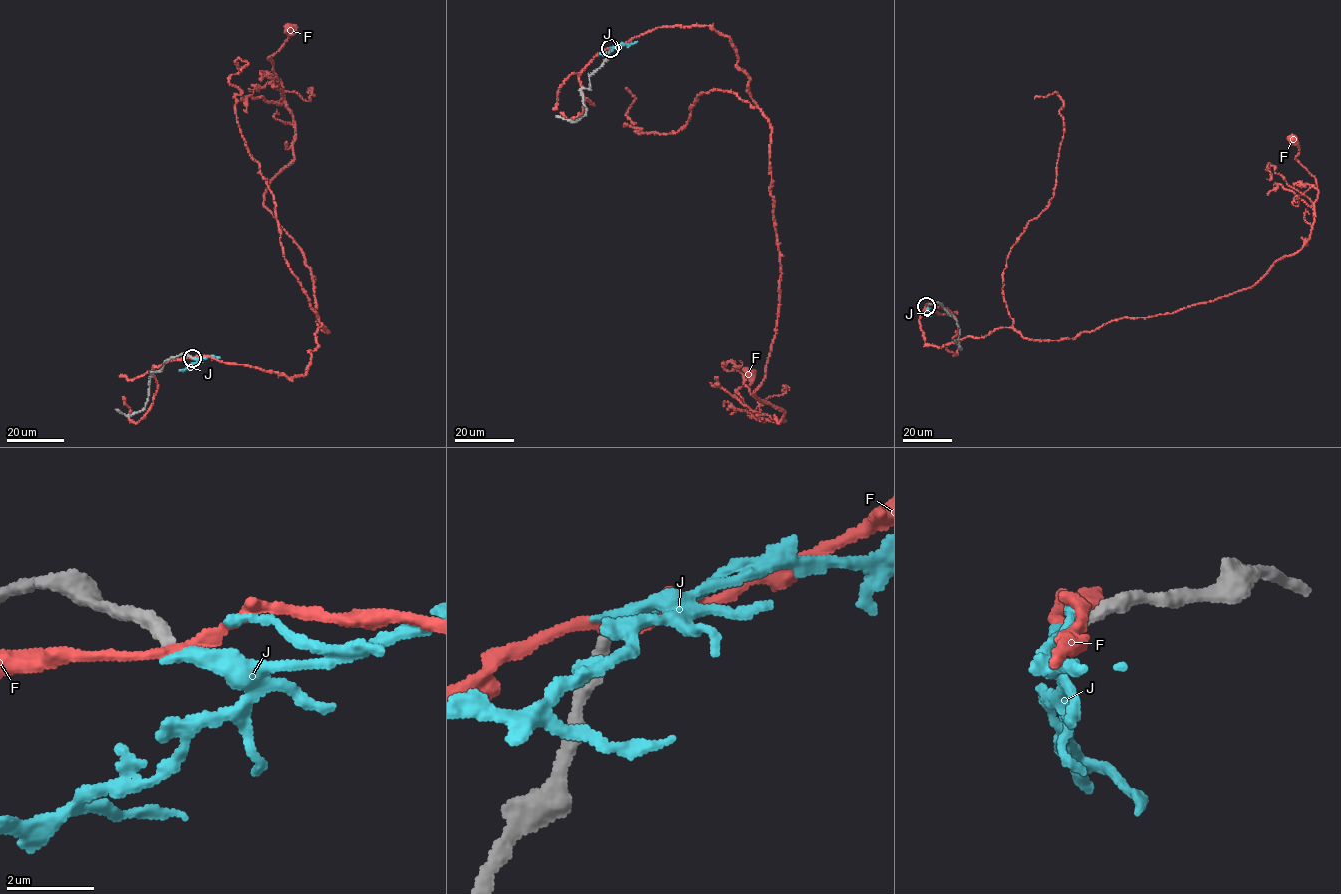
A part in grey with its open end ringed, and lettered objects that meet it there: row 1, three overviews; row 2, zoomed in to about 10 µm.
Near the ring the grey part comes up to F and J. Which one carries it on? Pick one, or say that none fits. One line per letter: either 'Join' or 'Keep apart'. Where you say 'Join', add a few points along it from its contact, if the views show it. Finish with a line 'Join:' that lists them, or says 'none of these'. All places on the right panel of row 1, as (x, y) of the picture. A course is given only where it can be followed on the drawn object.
F: Keep apart
J: Keep apart
Join: none of these

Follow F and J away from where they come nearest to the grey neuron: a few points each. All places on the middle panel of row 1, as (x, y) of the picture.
F: (610, 48), (710, 26), (768, 120), (781, 273), (753, 395), (784, 420), (747, 412), (737, 390), (751, 374)
J: (610, 48), (637, 41)

